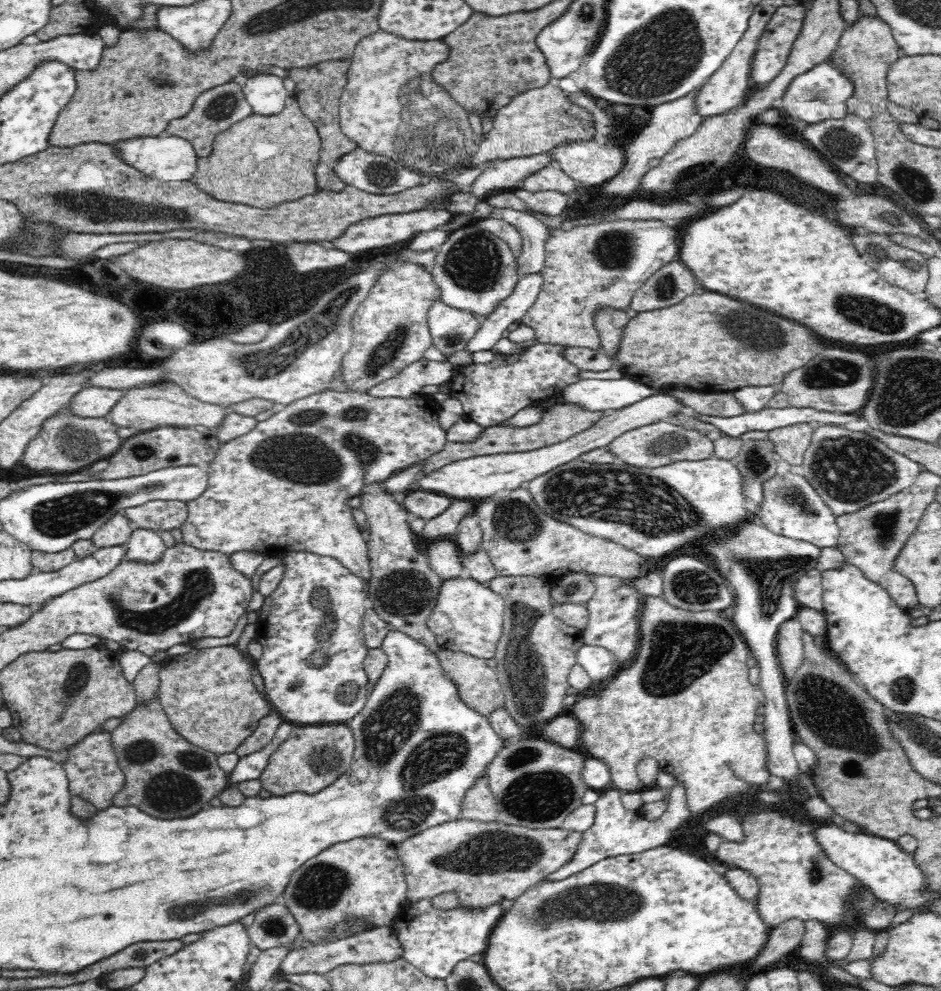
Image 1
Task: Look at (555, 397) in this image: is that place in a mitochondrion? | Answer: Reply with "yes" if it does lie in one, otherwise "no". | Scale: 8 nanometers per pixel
no

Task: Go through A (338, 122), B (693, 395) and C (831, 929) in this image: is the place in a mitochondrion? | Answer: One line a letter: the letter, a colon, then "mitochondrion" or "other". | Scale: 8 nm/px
A: other
B: other
C: other

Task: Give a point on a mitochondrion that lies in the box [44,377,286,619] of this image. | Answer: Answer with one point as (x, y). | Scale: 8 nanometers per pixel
(73, 439)

